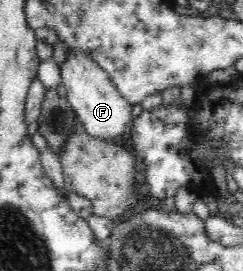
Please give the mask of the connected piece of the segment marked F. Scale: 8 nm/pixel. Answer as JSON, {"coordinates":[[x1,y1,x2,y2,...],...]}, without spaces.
{"coordinates":[[80,48,67,50,67,59,61,66,61,82,66,88,66,98,71,109,89,135,101,139,121,138,127,125,133,121,133,105,116,89,111,76,97,65,93,58]]}

